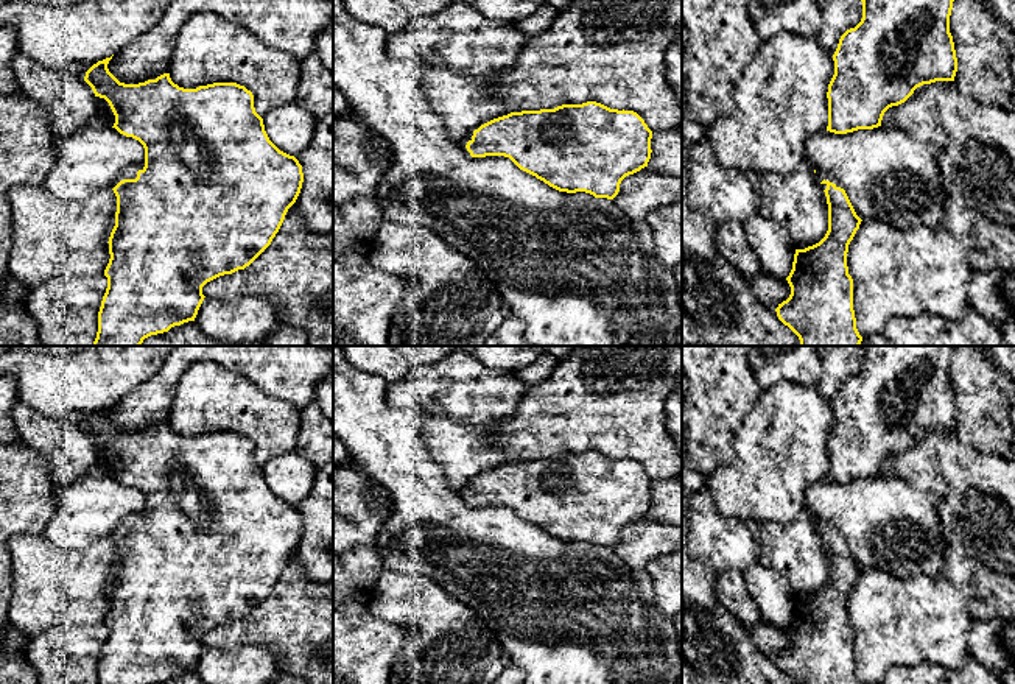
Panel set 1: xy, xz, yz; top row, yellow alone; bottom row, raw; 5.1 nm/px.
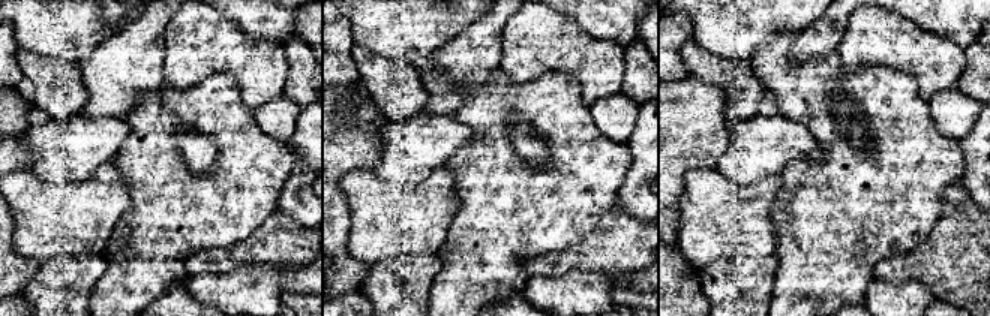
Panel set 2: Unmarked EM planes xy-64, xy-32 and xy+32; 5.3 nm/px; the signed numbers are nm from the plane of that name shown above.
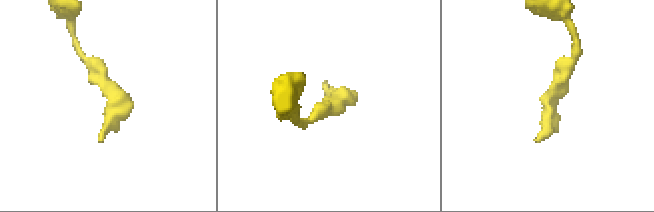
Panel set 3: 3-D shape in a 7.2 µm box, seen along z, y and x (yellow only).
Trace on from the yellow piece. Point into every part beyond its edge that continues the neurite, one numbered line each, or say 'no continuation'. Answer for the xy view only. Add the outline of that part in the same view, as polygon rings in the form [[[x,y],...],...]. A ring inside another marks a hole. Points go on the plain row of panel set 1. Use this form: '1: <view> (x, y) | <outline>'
1: xy (131, 521) | [[[145,511],[140,514],[129,514],[114,531],[112,531],[112,538],[123,528],[135,528],[137,527],[137,520],[143,519]]]

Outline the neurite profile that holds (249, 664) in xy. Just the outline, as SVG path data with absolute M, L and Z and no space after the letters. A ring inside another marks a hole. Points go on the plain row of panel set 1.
M257 643L237 650L204 647L195 672L207 684L269 684L282 673L272 651Z

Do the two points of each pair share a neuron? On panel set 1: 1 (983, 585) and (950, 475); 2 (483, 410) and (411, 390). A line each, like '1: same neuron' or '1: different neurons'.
1: same neuron
2: same neuron

